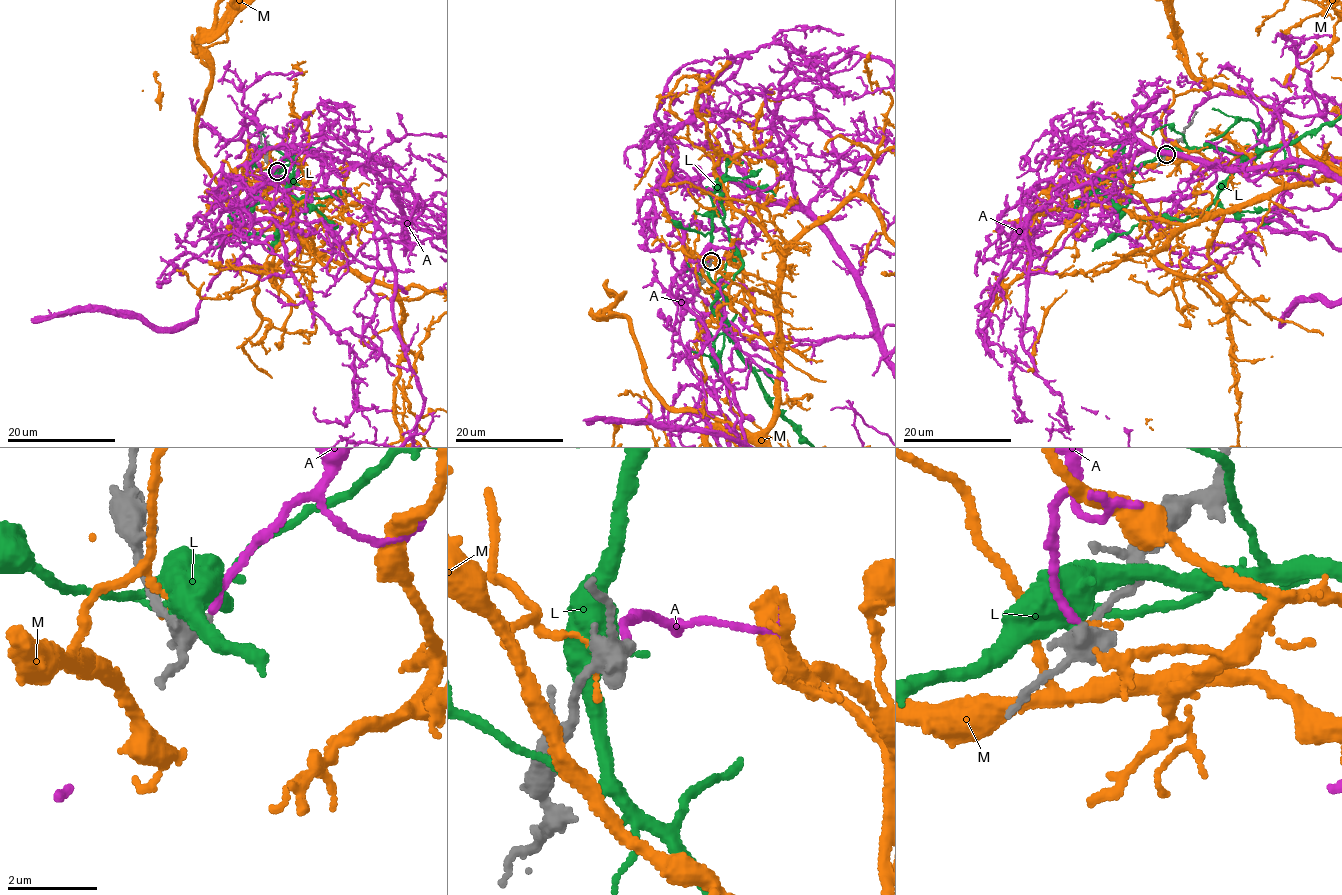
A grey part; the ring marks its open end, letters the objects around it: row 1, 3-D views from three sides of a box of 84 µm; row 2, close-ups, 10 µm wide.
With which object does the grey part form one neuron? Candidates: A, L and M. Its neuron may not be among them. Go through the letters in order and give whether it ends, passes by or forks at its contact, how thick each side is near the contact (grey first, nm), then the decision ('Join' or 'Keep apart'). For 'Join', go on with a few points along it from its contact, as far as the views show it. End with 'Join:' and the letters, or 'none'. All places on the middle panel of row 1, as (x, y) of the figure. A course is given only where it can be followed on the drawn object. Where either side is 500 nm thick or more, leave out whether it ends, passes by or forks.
A: It ends there. Thickness 400 nm (grey) against 160 nm. Join
L: Thickness 440 nm (grey) against 700 nm. Keep apart
M: It ends there. Thickness 440 nm (grey) against 150 nm. Keep apart
Join: A

